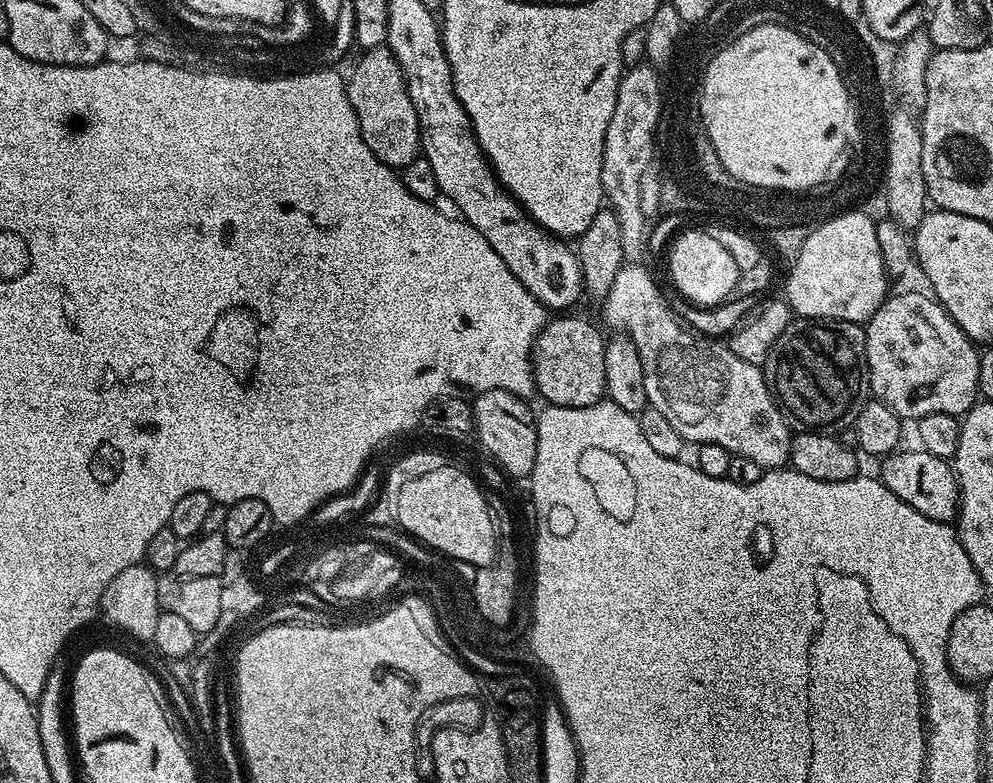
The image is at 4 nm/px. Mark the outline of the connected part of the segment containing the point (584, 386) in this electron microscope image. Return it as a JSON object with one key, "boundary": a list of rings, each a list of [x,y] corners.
{"boundary":[[[560,314],[557,318],[549,319],[544,329],[536,337],[536,343],[532,345],[532,376],[536,379],[536,392],[548,399],[549,405],[558,408],[581,408],[597,404],[605,399],[606,393],[606,354],[604,346],[605,337],[600,337],[600,332],[588,320],[580,316],[568,316],[572,314]]]}

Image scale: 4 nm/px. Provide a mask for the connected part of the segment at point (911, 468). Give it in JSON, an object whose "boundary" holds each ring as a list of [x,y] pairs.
{"boundary":[[[897,450],[879,461],[879,480],[894,494],[898,494],[906,506],[914,506],[918,514],[926,514],[926,518],[939,524],[952,524],[960,506],[960,486],[956,483],[953,465],[923,450],[904,451]]]}

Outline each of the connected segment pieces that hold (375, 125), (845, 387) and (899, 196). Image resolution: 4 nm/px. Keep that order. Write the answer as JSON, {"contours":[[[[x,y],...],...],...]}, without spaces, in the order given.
{"contours":[[[[387,46],[369,48],[356,64],[352,77],[347,77],[346,87],[350,106],[358,118],[366,146],[387,168],[402,170],[421,155],[420,127],[414,102],[406,90],[406,82],[398,62]]],[[[793,319],[770,350],[762,371],[780,411],[805,432],[836,434],[853,427],[858,410],[870,398],[864,328],[845,320]]],[[[903,110],[904,112],[892,112],[888,116],[888,120],[886,119],[886,137],[887,137],[887,152],[884,155],[884,166],[883,166],[883,175],[882,175],[882,190],[884,188],[884,204],[888,207],[887,215],[897,224],[898,226],[902,226],[906,230],[914,230],[919,226],[922,222],[922,218],[926,214],[926,207],[924,208],[924,204],[927,205],[929,203],[928,191],[926,190],[926,178],[921,174],[922,168],[922,134],[920,133],[920,127],[918,125],[918,120],[915,115],[911,111]]]]}

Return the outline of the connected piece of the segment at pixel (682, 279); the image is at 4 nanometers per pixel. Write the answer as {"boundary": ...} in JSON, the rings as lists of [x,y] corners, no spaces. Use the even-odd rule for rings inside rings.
{"boundary":[[[694,226],[673,242],[672,249],[668,252],[668,272],[672,275],[673,282],[676,283],[675,291],[685,300],[701,306],[711,306],[724,303],[735,293],[741,270],[738,262],[734,262],[734,258],[730,258],[730,253],[715,238],[710,238],[710,234]]]}

